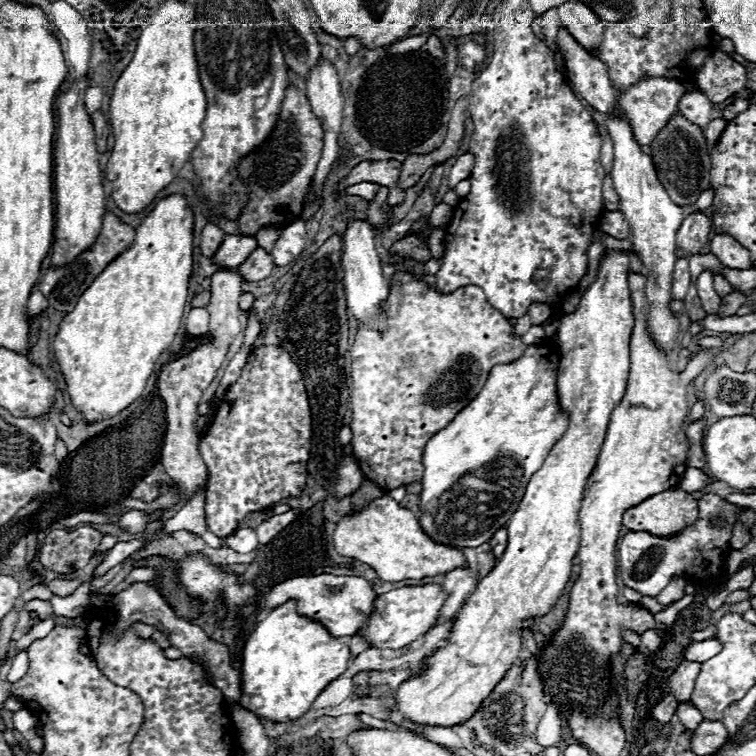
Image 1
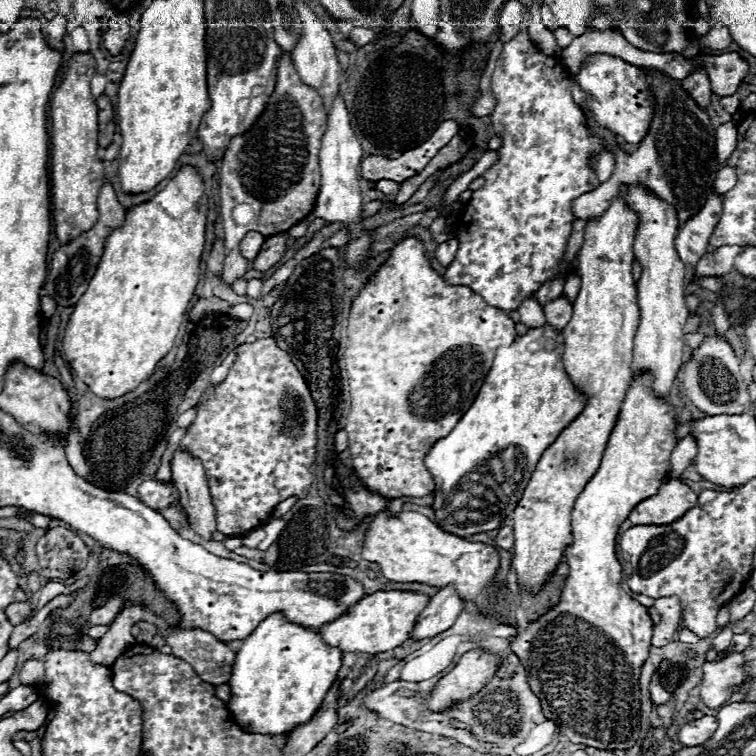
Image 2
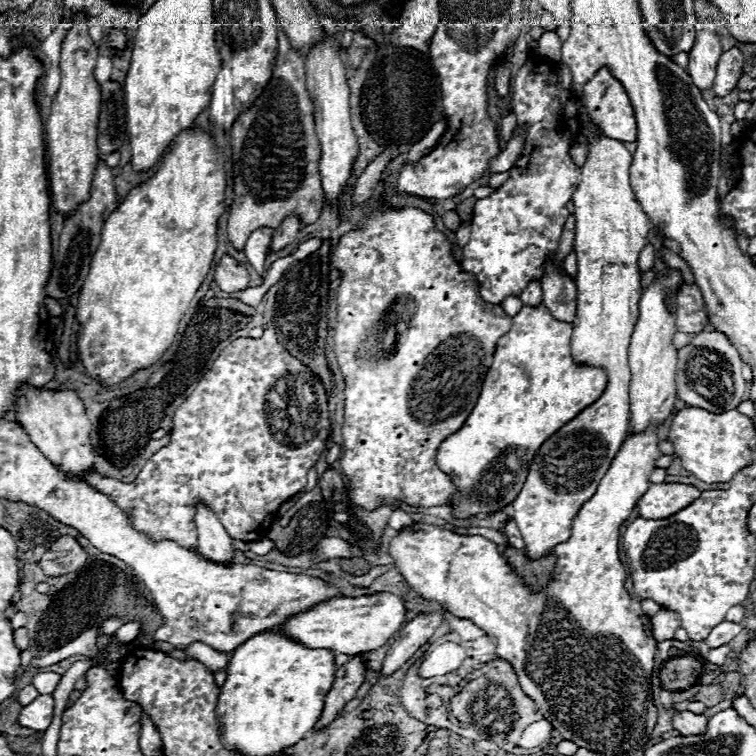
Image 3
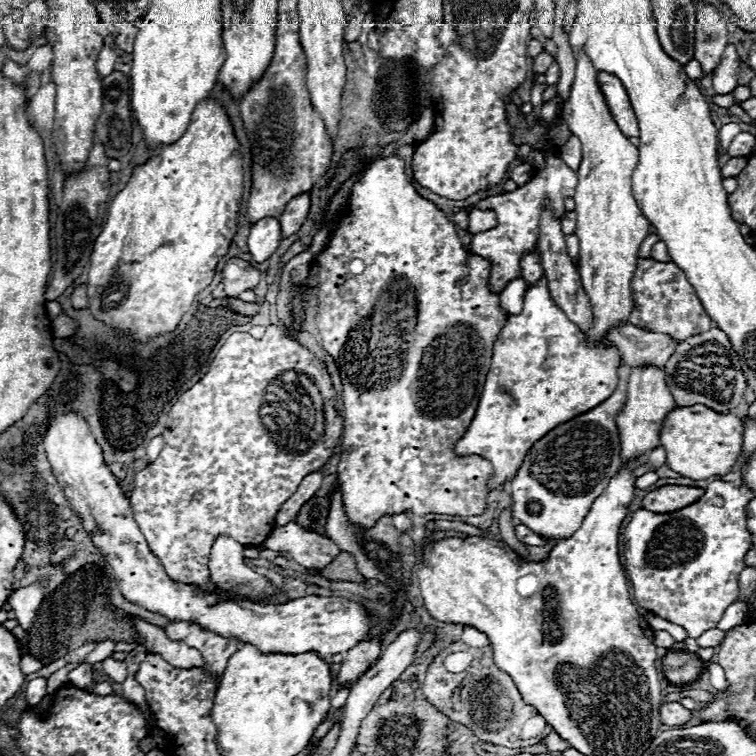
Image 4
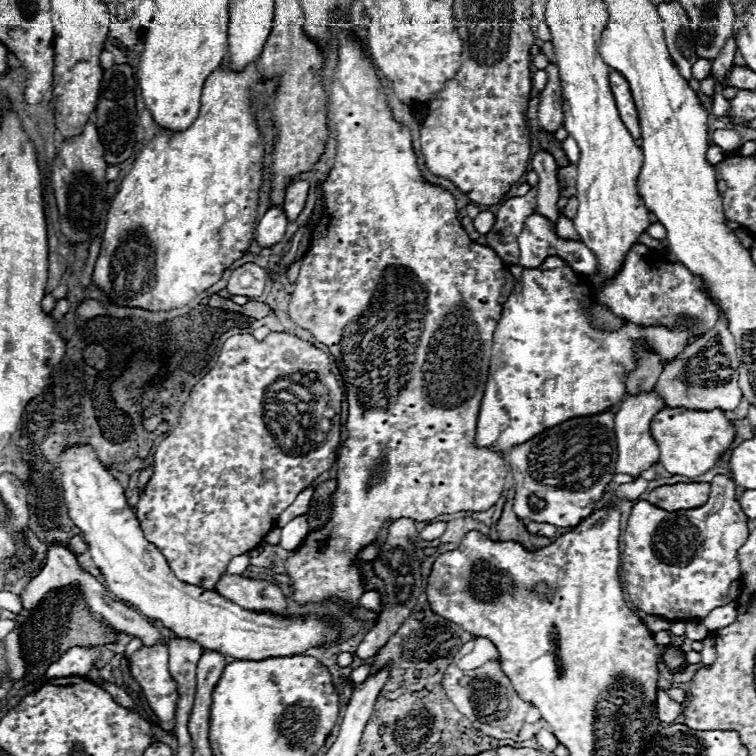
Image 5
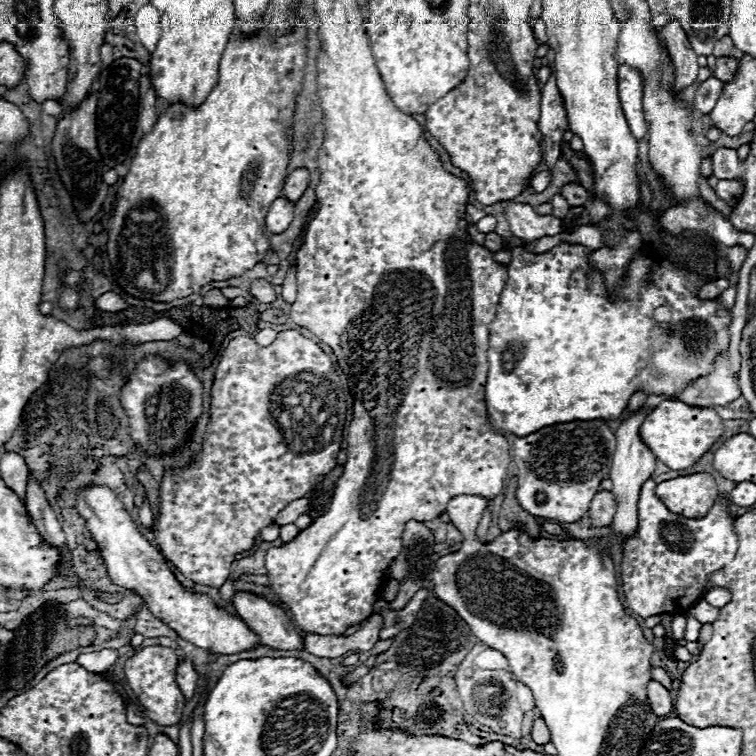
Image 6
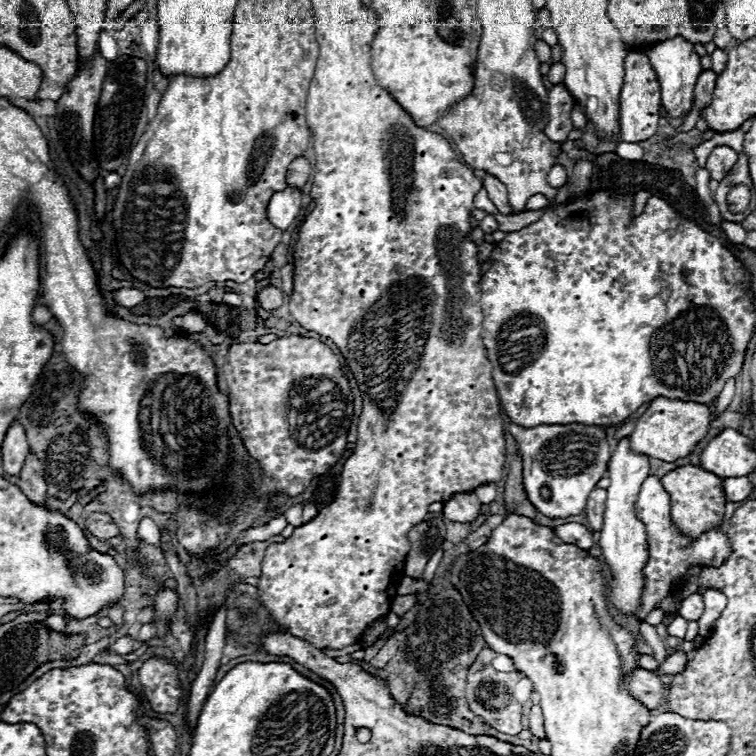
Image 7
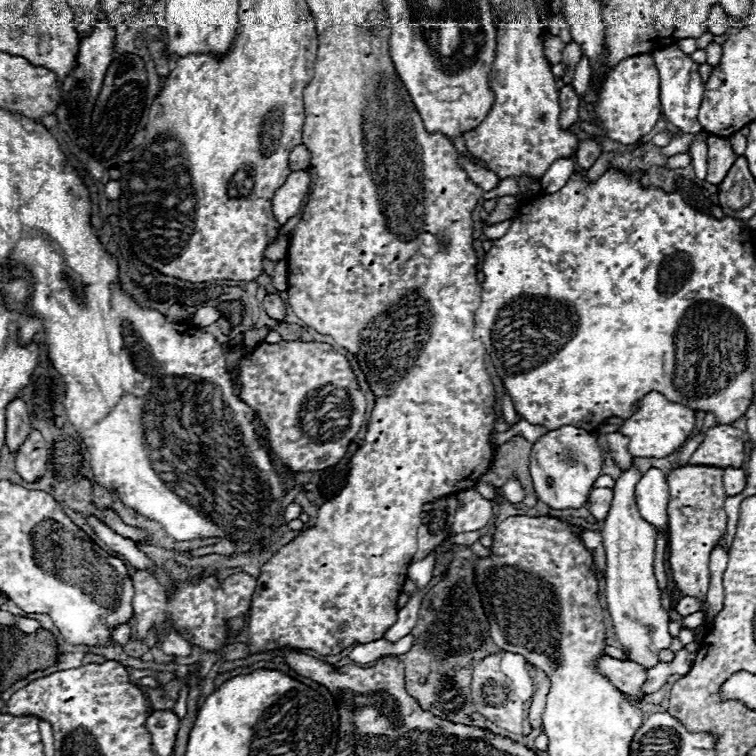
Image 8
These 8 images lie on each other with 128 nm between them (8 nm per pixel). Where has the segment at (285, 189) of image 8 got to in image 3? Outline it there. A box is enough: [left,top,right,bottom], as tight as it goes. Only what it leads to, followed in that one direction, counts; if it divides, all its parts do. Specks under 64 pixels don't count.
[244,228,274,276]

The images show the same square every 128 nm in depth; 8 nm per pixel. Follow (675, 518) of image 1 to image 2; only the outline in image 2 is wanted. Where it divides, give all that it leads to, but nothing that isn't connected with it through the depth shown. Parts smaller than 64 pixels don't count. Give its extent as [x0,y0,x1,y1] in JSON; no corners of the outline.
[628,480,698,524]

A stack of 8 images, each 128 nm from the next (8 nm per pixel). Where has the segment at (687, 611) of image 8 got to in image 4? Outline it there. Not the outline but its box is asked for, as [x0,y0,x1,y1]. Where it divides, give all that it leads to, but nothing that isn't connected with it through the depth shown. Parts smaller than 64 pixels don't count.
[718,602,748,630]

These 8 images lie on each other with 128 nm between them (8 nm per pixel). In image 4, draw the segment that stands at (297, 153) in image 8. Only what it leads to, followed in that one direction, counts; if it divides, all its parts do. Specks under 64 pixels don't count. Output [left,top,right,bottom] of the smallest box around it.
[280,194,310,238]

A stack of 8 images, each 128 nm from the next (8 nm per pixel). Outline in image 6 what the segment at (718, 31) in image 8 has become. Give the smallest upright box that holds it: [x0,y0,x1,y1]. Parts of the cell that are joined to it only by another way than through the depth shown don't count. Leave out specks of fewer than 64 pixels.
[712,36,734,58]

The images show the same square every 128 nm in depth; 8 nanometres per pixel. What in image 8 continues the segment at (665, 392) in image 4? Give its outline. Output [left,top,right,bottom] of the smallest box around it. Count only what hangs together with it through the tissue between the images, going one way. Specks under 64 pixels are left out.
[602,462,672,668]

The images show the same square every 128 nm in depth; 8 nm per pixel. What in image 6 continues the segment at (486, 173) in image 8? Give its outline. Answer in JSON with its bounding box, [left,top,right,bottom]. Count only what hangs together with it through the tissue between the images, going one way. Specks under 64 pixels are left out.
[506,204,564,244]

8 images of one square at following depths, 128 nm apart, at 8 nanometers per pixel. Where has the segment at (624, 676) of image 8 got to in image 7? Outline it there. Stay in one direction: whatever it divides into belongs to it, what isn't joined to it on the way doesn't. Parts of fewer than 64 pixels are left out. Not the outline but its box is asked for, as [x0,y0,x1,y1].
[628,668,664,710]

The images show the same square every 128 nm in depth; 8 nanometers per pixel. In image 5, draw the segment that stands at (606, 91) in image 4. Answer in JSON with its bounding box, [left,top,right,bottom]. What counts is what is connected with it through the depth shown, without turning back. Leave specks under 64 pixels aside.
[610,72,640,138]

